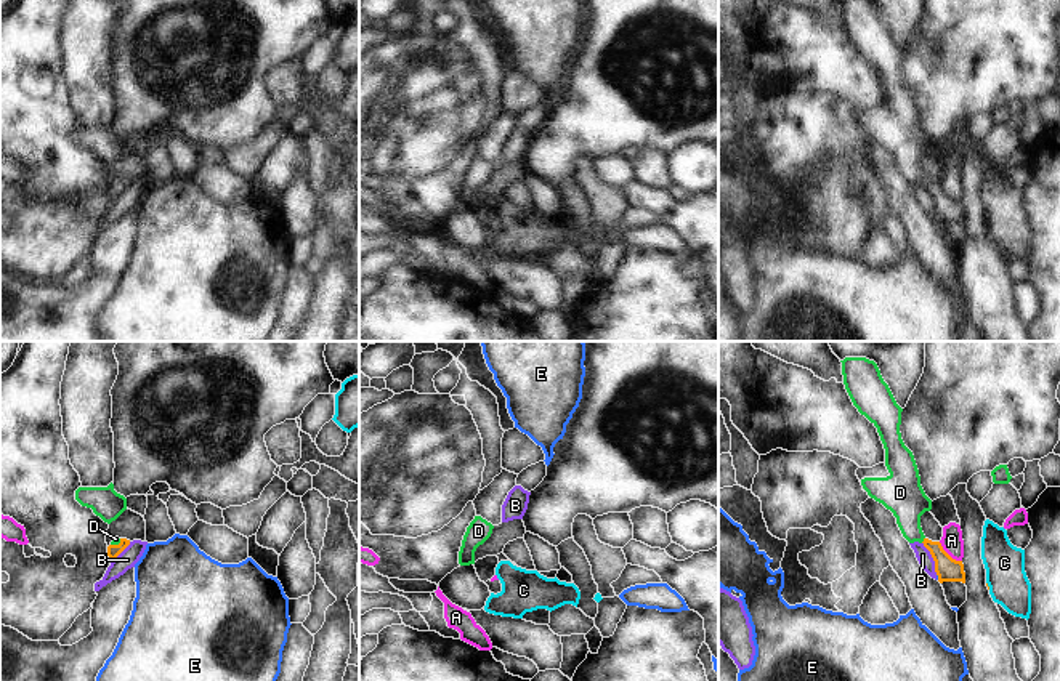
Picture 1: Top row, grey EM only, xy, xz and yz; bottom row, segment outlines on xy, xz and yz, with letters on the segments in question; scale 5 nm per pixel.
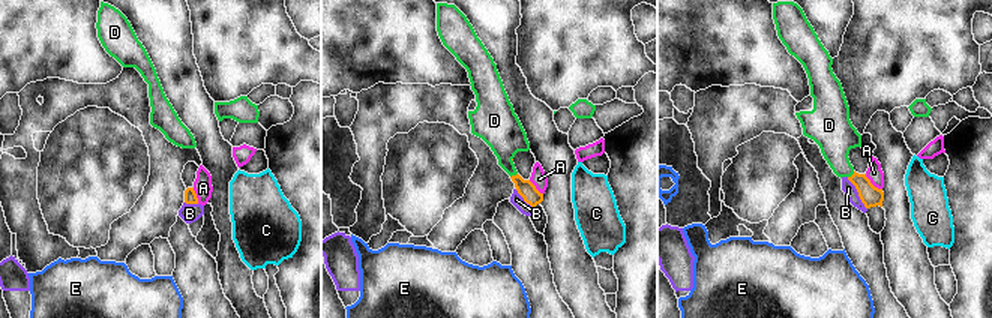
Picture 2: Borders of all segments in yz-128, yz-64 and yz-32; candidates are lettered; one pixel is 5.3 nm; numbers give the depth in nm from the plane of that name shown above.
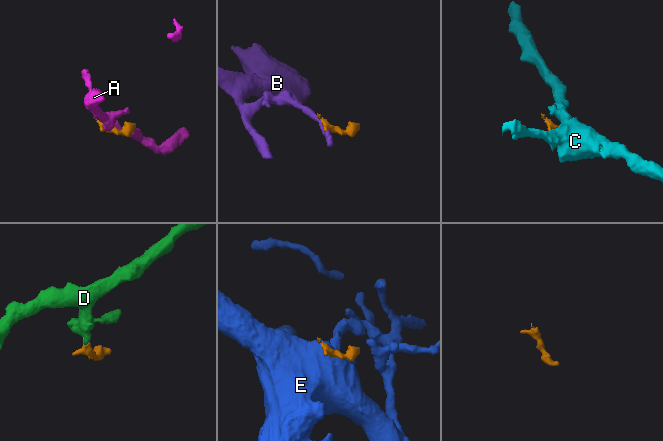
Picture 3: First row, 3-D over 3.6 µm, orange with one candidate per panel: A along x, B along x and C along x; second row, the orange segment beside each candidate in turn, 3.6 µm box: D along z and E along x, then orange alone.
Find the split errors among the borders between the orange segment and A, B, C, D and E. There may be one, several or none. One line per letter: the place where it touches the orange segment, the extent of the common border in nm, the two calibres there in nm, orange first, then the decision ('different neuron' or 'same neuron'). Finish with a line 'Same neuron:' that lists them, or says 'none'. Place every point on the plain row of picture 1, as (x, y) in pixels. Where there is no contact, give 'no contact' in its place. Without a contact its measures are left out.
A: yz (948, 196) | 160 nm | 120/110 nm | different neuron
B: yz (932, 197) | 180 nm | 120/70 nm | different neuron
C: yz (987, 226) | 40 nm | 20/200 nm | different neuron
D: yz (924, 181) | 40 nm | 120/200 nm | same neuron
E: yz (938, 218) | 30 nm | 120/20 nm | different neuron
Same neuron: D

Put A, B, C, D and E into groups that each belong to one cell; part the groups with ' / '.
A / B / C / D / E

